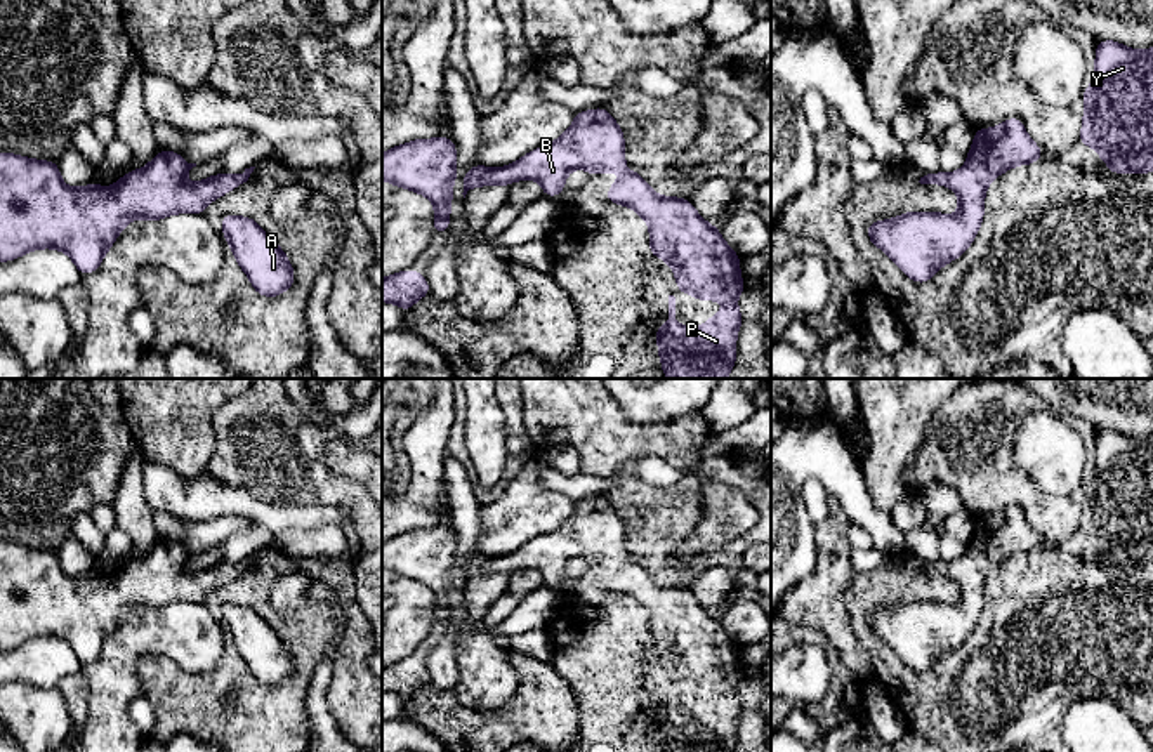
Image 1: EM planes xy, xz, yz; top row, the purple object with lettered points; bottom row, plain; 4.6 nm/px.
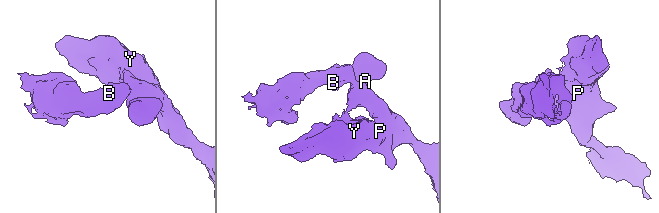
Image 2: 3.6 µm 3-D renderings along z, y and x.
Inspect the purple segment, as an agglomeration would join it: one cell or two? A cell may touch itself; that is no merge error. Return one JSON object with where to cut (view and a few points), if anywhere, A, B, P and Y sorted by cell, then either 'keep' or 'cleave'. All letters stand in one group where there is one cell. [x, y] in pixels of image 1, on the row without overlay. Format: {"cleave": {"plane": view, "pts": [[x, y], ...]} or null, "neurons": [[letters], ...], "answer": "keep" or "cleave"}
{"cleave": null, "neurons": [["A", "B", "P", "Y"]], "answer": "keep"}

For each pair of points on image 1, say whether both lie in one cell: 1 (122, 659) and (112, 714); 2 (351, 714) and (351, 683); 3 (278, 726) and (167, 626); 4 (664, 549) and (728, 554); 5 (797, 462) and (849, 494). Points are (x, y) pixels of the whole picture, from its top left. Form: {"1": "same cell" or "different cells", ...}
{"1": "same cell", "2": "same cell", "3": "different cells", "4": "same cell", "5": "same cell"}

